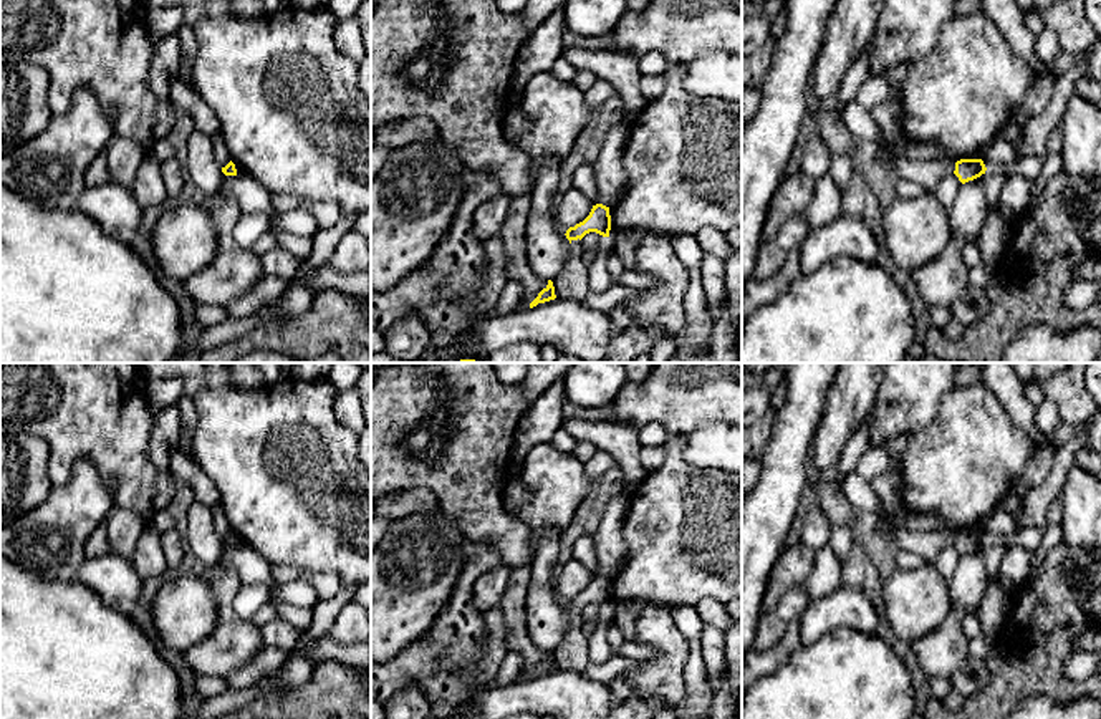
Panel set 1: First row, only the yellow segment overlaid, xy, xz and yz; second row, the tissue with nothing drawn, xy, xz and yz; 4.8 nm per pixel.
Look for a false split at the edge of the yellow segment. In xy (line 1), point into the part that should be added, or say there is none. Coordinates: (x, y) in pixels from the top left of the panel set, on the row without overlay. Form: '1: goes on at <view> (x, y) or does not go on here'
1: does not go on here

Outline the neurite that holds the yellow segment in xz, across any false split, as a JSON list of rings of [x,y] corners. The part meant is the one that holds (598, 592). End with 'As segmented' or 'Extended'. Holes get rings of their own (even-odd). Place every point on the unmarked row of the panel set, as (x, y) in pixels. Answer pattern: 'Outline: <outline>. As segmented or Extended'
Outline: [[[596,575],[593,577],[589,586],[575,598],[570,598],[565,606],[571,615],[573,611],[578,610],[581,611],[589,603],[596,603],[603,608],[609,608],[609,601],[611,601],[609,578],[603,575]]]. As segmented

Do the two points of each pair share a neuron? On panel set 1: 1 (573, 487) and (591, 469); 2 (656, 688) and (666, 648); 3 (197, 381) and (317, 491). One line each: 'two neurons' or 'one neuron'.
1: two neurons
2: one neuron
3: two neurons

